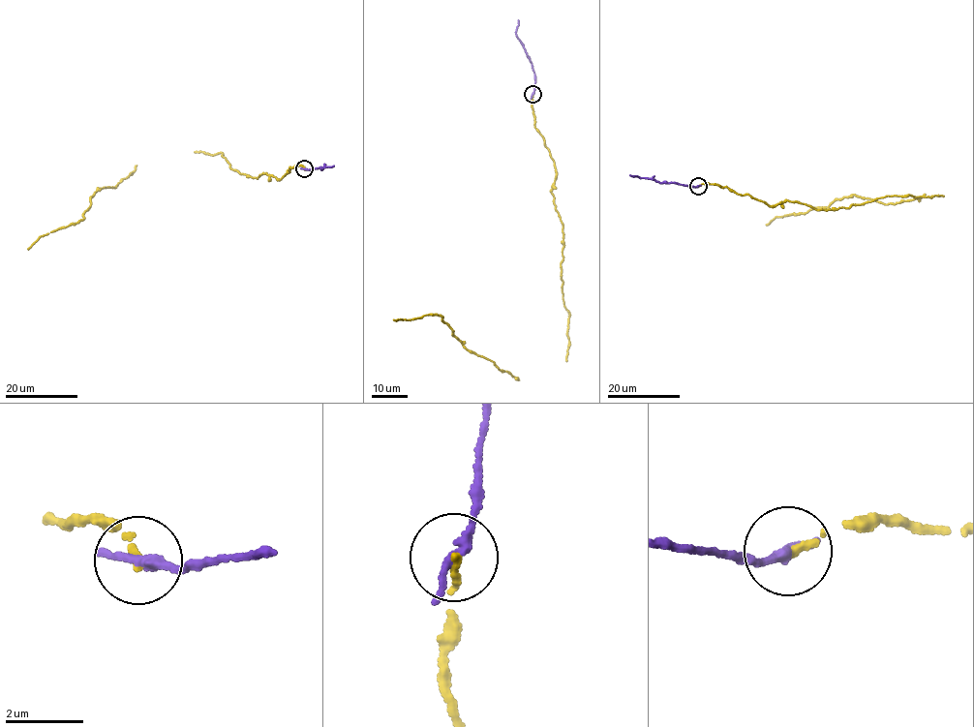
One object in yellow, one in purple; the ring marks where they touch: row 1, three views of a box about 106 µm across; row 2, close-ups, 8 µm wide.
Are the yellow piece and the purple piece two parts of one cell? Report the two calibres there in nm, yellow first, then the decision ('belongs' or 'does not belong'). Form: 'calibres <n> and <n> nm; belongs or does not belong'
calibres 190 and 280 nm; does not belong

